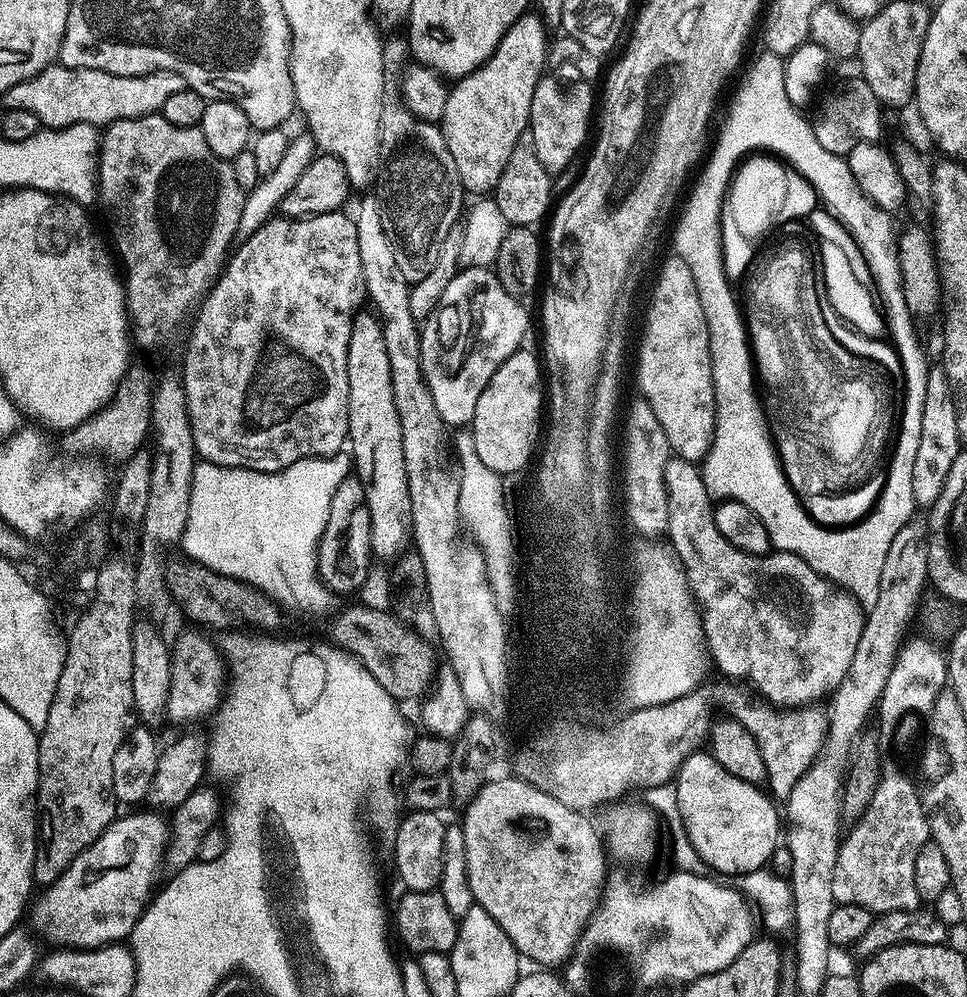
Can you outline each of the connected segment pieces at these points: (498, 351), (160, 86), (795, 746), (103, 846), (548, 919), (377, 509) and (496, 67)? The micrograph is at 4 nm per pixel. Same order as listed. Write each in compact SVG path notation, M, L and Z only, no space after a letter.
M465 267L446 286L440 304L420 330L420 369L445 425L471 425L474 406L494 378L494 370L525 343L524 308L502 288L495 271Z
M53 62L34 78L18 82L2 100L8 108L30 110L45 128L65 128L71 124L107 126L135 116L150 116L161 111L166 98L186 88L182 74L151 72L145 76L119 76L89 68L67 68Z
M728 692L724 696L732 710L731 715L750 734L754 734L754 742L758 742L758 750L762 750L762 762L766 762L766 788L777 801L787 801L790 790L798 783L798 778L810 770L812 759L820 752L824 735L828 729L824 714L812 716L811 709L777 710L767 702L759 702L753 708L744 708L744 696L740 692Z
M132 810L129 816L121 815L119 818L112 821L111 826L102 833L101 836L86 850L82 850L82 854L78 854L78 858L74 858L74 862L70 864L68 869L61 874L55 883L49 885L43 892L44 897L40 900L40 905L37 906L36 912L40 915L40 920L44 923L44 928L57 941L60 946L67 946L70 948L102 948L105 944L114 944L117 942L124 942L129 939L134 930L134 926L138 922L138 918L143 914L144 909L148 907L153 895L156 884L156 871L160 868L160 863L165 863L166 849L170 841L170 824L167 819L164 820L159 811L148 810L152 812L140 812L144 810Z
M492 778L467 801L464 821L459 825L464 839L466 874L475 904L482 906L494 922L514 942L516 951L525 961L533 960L536 966L563 965L576 946L584 920L597 909L606 882L604 856L606 848L602 836L587 819L585 813L570 806L562 806L558 798L535 788L527 780Z
M361 310L352 320L350 346L346 350L346 382L347 443L350 448L352 444L352 460L356 463L354 474L362 482L362 490L366 490L372 554L377 561L392 562L409 547L412 507L406 478L406 458L402 458L402 422L398 418L398 406L394 406L390 354L386 354L384 325L375 311Z
M529 10L510 26L510 30L504 32L502 42L498 42L498 46L494 50L494 54L482 66L478 66L470 74L459 77L451 85L448 98L446 100L446 110L442 114L442 118L438 122L440 133L446 138L446 146L450 146L450 158L454 158L454 166L458 170L458 178L460 185L464 187L465 193L480 192L476 194L488 194L493 191L498 182L498 178L502 178L502 170L506 170L506 161L510 158L510 154L514 151L514 146L518 142L518 138L522 138L524 132L529 131L528 119L530 118L530 102L534 102L534 90L538 86L540 77L545 75L546 65L548 62L548 49L550 47L550 35L546 29L545 21L541 19L535 11Z

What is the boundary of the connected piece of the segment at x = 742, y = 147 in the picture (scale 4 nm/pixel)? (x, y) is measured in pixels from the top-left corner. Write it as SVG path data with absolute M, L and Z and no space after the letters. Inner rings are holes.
M764 50L748 68L732 109L724 120L724 129L716 140L716 149L700 176L700 181L688 196L688 205L676 224L675 255L690 266L694 274L694 286L698 286L698 298L706 314L712 355L712 377L716 395L716 429L712 448L702 461L702 475L708 495L721 500L740 500L742 506L750 506L758 518L764 520L766 530L772 535L773 549L801 556L818 575L832 581L837 588L848 593L861 609L869 610L878 601L882 566L894 536L917 511L914 498L914 457L918 454L918 441L922 439L922 402L926 402L926 378L929 361L924 361L924 352L912 330L914 318L902 298L902 274L898 266L896 238L897 225L892 225L893 213L870 202L861 193L860 187L850 174L847 159L830 154L814 134L812 124L786 98L784 85L785 57ZM776 149L788 160L792 172L802 174L819 196L819 203L854 238L866 266L872 274L874 291L882 305L886 326L894 334L903 356L903 370L908 373L907 415L901 418L904 431L894 437L894 460L889 462L889 474L885 478L883 501L867 523L850 527L849 531L833 532L813 527L805 519L804 512L797 508L798 500L784 488L780 480L780 468L772 460L772 448L764 437L764 422L760 409L753 400L753 379L748 362L741 321L737 319L737 306L729 293L728 268L724 264L721 233L719 228L721 193L725 189L730 170L748 150Z

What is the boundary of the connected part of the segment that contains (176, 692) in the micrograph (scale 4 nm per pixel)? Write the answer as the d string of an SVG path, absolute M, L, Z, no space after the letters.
M192 630L196 632L184 632L181 634L180 637L177 638L175 641L174 639L171 641L170 647L172 649L172 665L170 666L170 692L168 694L168 697L166 698L164 711L166 713L167 719L172 719L174 723L176 724L188 724L191 722L191 720L200 720L203 718L203 716L211 717L213 713L219 709L222 701L224 700L226 696L226 676L224 680L224 670L226 674L226 660L224 657L224 660L222 657L220 657L220 652L218 649L215 648L214 645L211 644L210 641L207 640L206 637L203 636L205 633L200 630Z

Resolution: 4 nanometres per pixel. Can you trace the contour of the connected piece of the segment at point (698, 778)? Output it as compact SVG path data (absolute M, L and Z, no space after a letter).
M701 750L690 754L686 758L686 762L682 762L679 772L676 773L674 777L674 785L677 790L677 804L681 811L682 822L684 823L684 829L686 830L690 842L694 846L694 850L698 855L700 855L701 865L713 868L716 872L721 872L724 876L733 876L733 878L739 878L745 876L748 872L758 872L765 867L764 864L773 859L778 851L778 845L776 843L781 843L782 840L782 816L776 813L777 805L774 803L773 797L769 795L763 787L751 784L750 782L742 782L742 778L734 778L734 774L730 774L730 770L726 770L725 767L720 766L715 758L712 757L711 751Z

